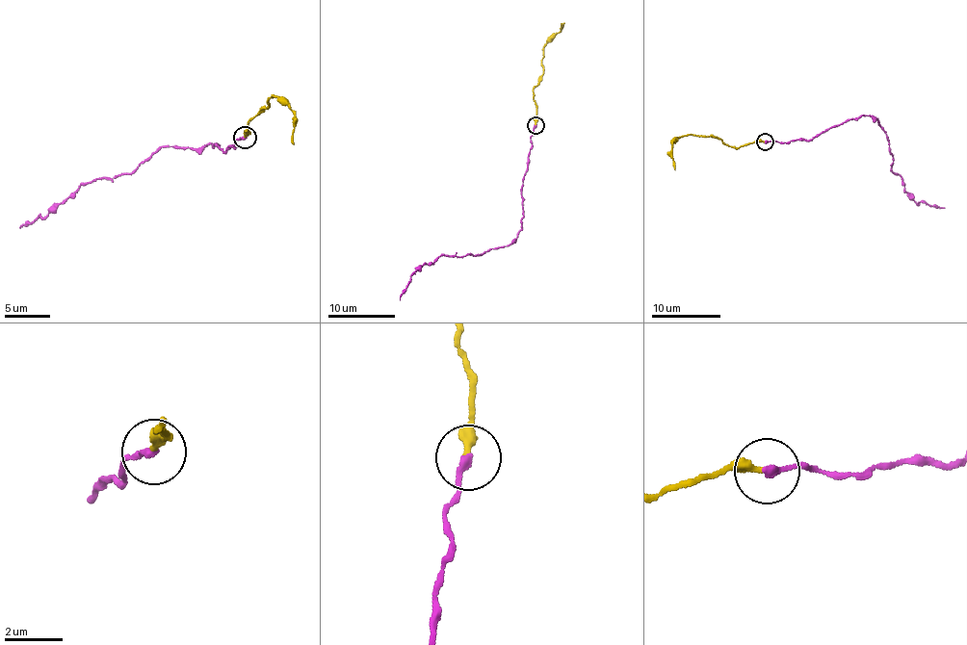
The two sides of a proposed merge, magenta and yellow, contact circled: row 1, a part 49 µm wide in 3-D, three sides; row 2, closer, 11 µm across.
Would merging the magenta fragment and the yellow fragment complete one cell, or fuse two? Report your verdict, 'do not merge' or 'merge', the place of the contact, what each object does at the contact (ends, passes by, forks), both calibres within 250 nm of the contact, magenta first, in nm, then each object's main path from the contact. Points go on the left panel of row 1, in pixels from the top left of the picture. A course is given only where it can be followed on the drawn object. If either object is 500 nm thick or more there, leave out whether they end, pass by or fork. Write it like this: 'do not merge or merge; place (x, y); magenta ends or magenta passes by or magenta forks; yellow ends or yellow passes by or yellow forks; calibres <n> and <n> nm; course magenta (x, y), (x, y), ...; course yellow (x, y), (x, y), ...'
merge; place (245, 138); magenta ends; yellow ends; calibres 260 and 320 nm; course magenta (245, 137), (224, 153), (208, 142), (156, 149), (129, 174), (95, 177), (46, 217), (19, 227); course yellow (245, 137), (248, 124), (274, 94), (290, 107), (295, 116), (294, 144)

